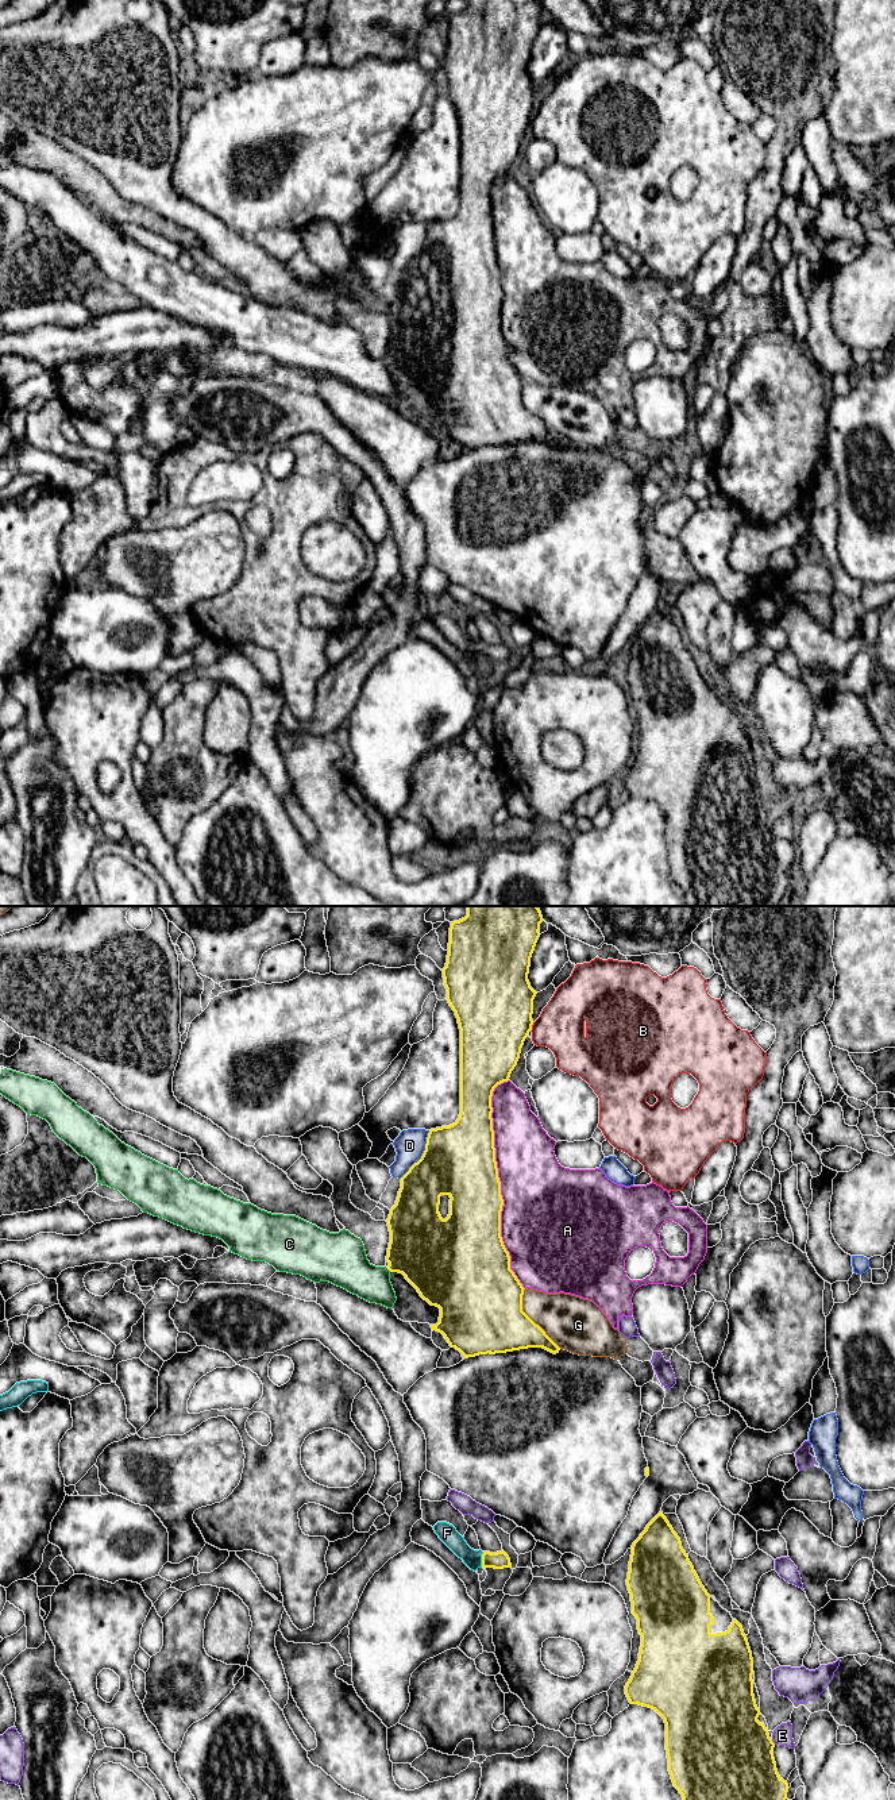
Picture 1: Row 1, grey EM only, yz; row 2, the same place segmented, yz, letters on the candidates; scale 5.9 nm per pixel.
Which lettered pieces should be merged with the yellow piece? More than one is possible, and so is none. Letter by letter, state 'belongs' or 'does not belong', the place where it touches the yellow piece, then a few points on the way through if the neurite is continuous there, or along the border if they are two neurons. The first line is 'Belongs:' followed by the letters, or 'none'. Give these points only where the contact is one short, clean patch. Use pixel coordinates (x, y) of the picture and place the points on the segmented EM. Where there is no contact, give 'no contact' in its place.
Belongs: F
A: does not belong | yz (500, 1182)
B: does not belong | yz (531, 1026)
C: does not belong | yz (389, 1269)
D: does not belong | yz (423, 1155)
E: does not belong | yz (772, 1742)
F: belongs | yz (482, 1560) | across yz (500, 1560), (482, 1560), (473, 1558)
G: does not belong | yz (529, 1318)

